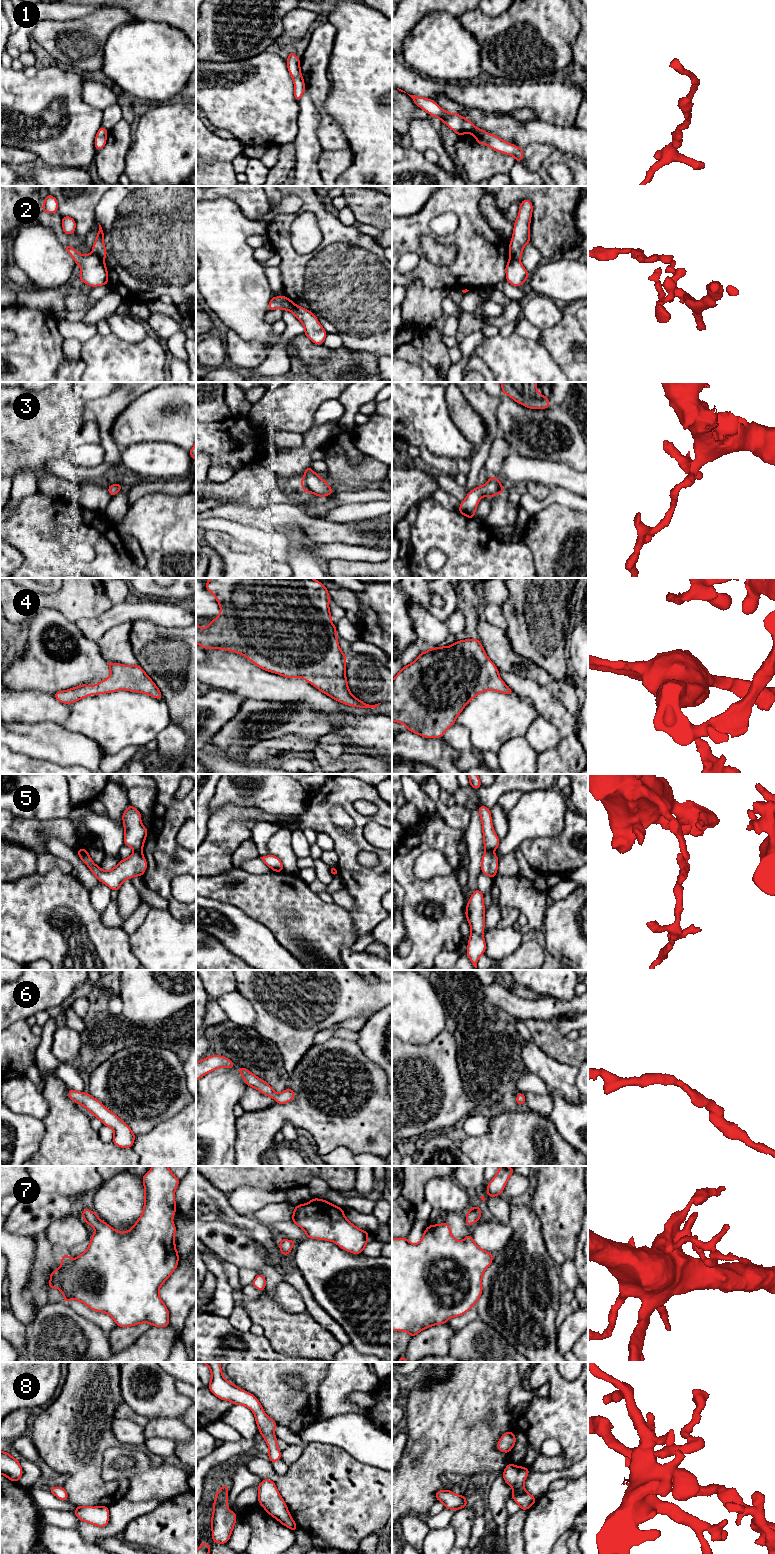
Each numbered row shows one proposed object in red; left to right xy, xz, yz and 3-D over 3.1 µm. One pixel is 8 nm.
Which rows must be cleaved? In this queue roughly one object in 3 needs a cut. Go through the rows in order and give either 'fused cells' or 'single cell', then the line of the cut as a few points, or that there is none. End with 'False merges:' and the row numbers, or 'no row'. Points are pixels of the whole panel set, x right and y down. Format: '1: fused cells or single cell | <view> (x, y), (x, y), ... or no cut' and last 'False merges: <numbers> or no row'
1: single cell | no cut
2: fused cells | xy (93, 252), (102, 260)
3: single cell | no cut
4: single cell | no cut
5: fused cells | xy (134, 850), (141, 851)
6: single cell | no cut
7: single cell | no cut
8: single cell | no cut
False merges: 2, 5

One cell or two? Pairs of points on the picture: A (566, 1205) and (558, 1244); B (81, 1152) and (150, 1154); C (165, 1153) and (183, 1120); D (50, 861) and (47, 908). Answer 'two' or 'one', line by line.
A: one
B: two
C: one
D: two

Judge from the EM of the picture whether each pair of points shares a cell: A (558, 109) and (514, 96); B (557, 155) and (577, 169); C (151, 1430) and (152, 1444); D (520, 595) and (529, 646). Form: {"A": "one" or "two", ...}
{"A": "one", "B": "one", "C": "two", "D": "one"}

